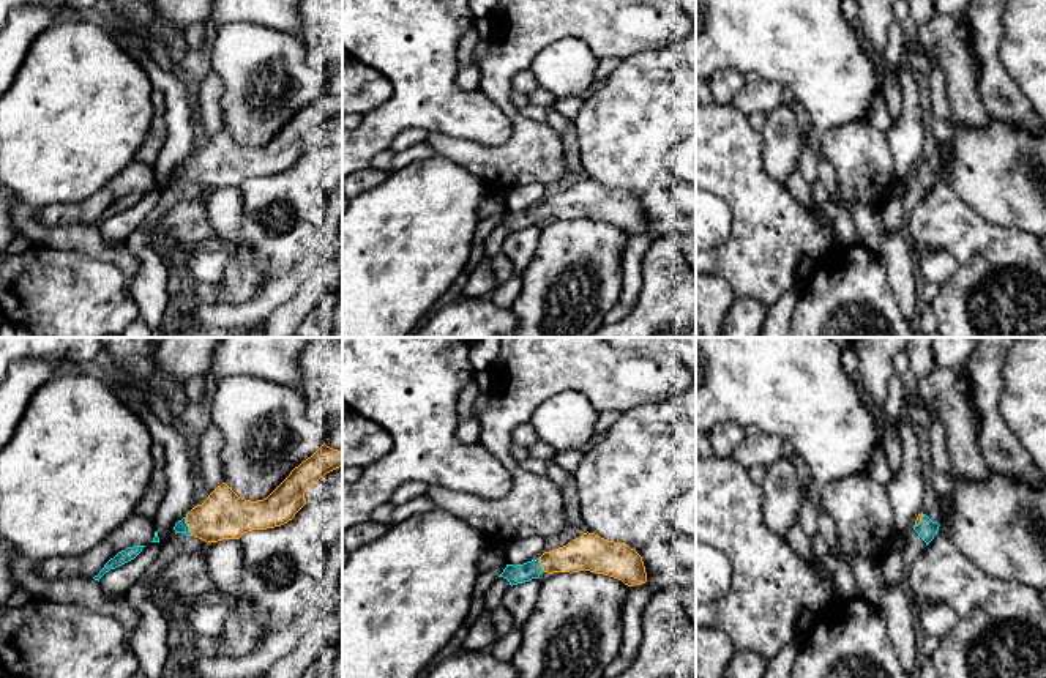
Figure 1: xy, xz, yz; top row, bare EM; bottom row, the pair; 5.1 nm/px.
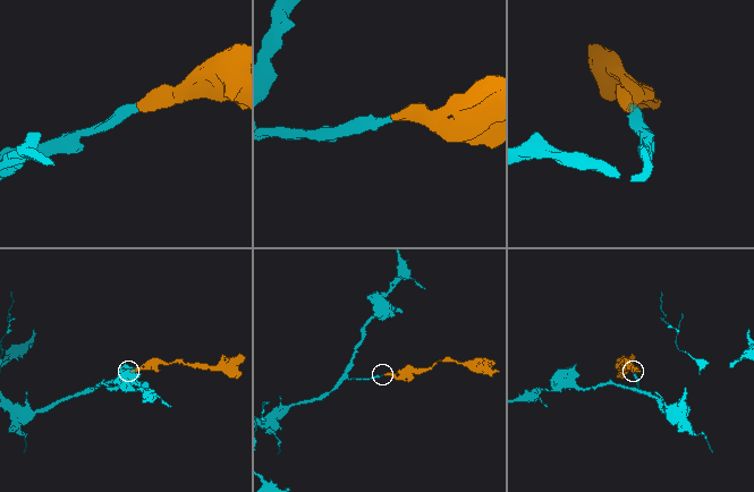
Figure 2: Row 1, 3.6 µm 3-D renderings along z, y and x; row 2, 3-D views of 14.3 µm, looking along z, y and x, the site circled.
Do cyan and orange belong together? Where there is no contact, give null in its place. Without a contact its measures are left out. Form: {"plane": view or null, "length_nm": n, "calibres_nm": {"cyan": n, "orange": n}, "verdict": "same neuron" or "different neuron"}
{"plane": "xy", "length_nm": 100, "calibres_nm": {"cyan": 60, "orange": 240}, "verdict": "same neuron"}

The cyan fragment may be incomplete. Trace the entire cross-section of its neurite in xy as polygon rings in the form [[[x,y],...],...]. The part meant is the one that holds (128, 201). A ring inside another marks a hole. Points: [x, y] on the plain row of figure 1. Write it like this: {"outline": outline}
{"outline": [[[133,192],[133,194],[126,194],[125,197],[118,199],[114,205],[110,205],[104,214],[99,218],[98,222],[95,222],[93,225],[99,229],[99,225],[109,219],[110,216],[115,216],[131,207],[134,207],[144,196],[145,192]]]}

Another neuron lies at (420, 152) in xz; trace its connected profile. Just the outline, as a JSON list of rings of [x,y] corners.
[[[420,142],[402,151],[394,153],[391,170],[401,170],[417,161],[426,161],[429,158],[434,158],[435,155],[437,151],[431,145],[428,145],[426,142]]]

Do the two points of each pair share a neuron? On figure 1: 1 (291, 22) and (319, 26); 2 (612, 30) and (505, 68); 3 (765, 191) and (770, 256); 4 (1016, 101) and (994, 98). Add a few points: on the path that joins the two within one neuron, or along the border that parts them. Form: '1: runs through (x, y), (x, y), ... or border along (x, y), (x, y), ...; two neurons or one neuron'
1: border along (302, 16), (300, 35); two neurons
2: runs through (586, 26), (548, 26), (532, 41); one neuron
3: runs through (765, 207), (769, 240); one neuron
4: runs through (1012, 101), (999, 98); one neuron

